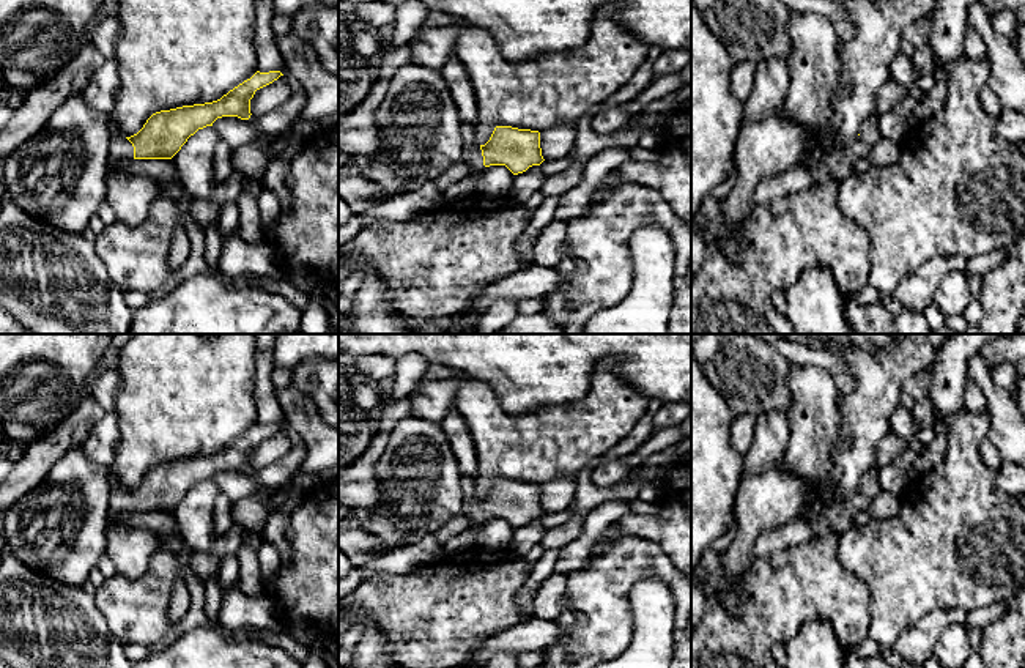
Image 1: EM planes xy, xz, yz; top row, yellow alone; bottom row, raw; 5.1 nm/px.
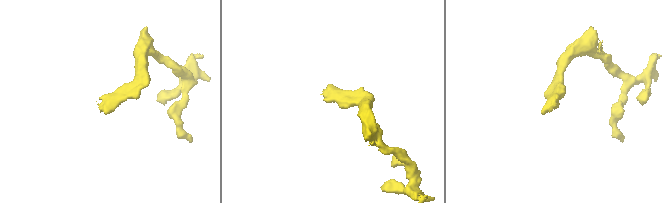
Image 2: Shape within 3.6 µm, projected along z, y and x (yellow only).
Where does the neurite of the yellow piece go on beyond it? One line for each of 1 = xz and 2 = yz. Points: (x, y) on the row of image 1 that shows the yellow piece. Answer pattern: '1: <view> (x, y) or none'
1: xz (473, 156)
2: none

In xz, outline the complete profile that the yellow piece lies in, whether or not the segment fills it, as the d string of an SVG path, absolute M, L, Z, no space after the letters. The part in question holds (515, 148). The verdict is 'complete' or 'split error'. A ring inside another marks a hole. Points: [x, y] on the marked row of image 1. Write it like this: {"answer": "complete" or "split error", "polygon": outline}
{"answer": "split error", "polygon": "M461 124L463 161L471 170L505 165L513 175L540 165L545 159L540 148L540 132L512 126L496 126L485 145L475 143L475 124Z"}

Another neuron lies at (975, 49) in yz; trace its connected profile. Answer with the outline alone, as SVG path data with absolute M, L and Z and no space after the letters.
M967 27L964 46L965 46L965 55L970 60L982 60L986 57L984 41L973 27Z

